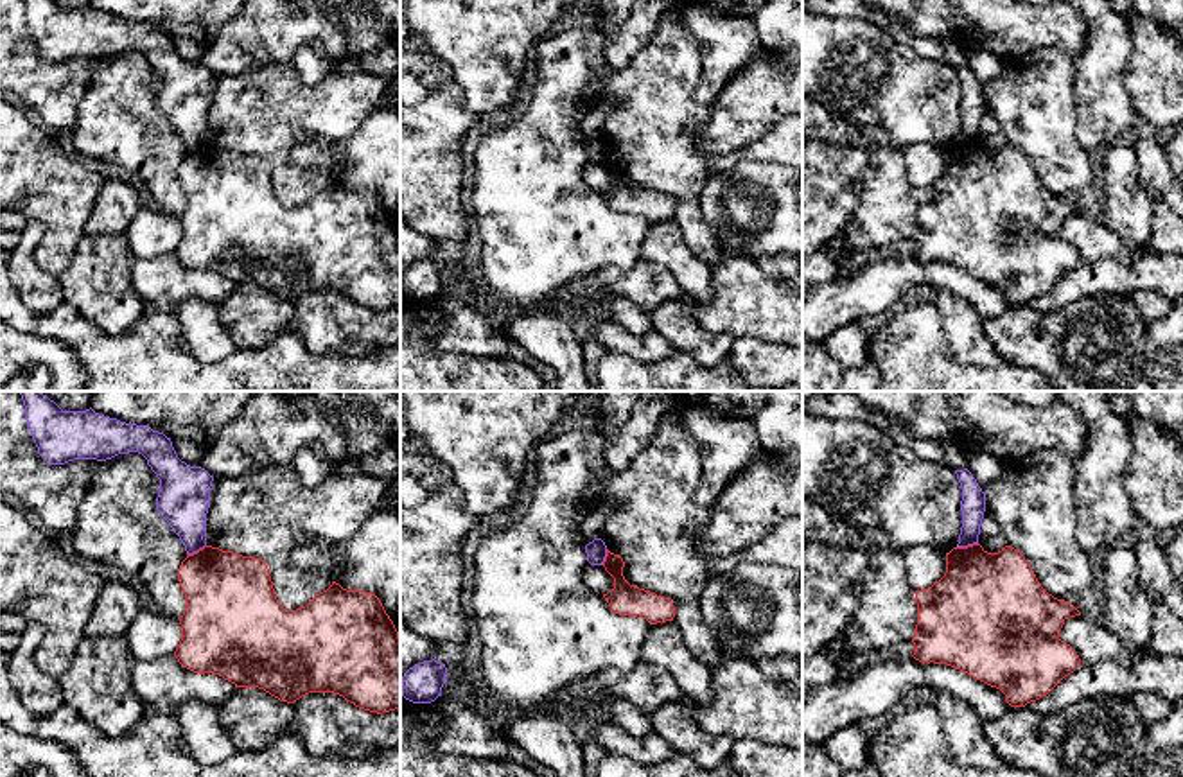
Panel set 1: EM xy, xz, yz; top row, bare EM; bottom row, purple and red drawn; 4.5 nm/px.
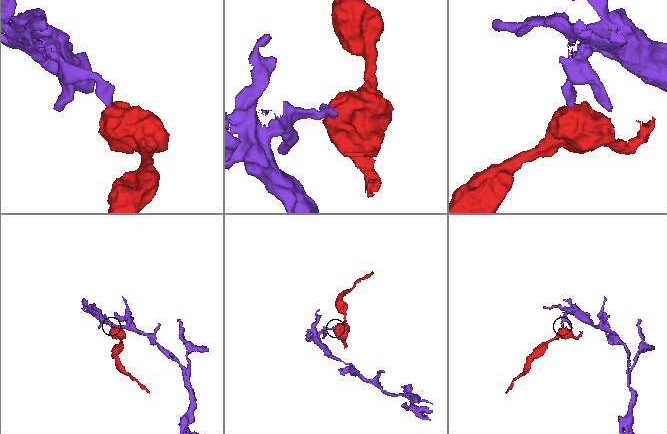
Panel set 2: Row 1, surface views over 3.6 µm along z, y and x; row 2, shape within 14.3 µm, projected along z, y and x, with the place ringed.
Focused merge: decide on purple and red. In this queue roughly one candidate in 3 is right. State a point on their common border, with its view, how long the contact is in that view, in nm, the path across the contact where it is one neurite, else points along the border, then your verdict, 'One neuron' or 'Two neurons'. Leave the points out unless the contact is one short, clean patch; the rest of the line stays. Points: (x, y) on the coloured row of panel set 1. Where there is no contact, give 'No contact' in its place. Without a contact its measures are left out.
Touches purple at yz (966, 546). Shared border 100 nm. Boundary: yz (977, 542), (957, 548). Two neurons

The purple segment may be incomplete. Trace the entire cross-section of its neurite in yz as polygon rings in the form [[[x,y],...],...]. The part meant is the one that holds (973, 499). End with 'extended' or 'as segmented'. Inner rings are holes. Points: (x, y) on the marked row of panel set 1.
[[[968,468],[955,470],[955,474],[962,488],[962,528],[957,547],[968,547],[978,544],[980,524],[986,511],[986,492],[978,486],[977,479]]]; as segmented

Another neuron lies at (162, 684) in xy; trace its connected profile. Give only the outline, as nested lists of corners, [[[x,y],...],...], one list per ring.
[[[174,655],[136,662],[131,685],[147,711],[158,712],[174,712],[190,700],[221,707],[237,689],[219,675],[183,668]]]

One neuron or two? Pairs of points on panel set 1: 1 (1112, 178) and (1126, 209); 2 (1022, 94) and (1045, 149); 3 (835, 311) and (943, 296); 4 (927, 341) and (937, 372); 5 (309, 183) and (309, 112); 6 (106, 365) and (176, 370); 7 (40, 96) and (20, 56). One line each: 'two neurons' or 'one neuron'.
1: one neuron
2: one neuron
3: two neurons
4: one neuron
5: one neuron
6: one neuron
7: one neuron

